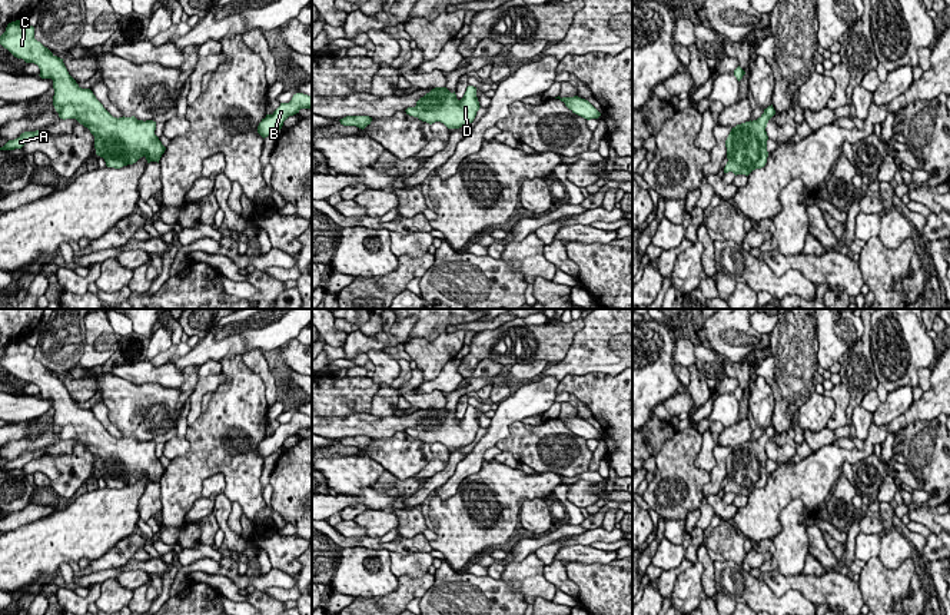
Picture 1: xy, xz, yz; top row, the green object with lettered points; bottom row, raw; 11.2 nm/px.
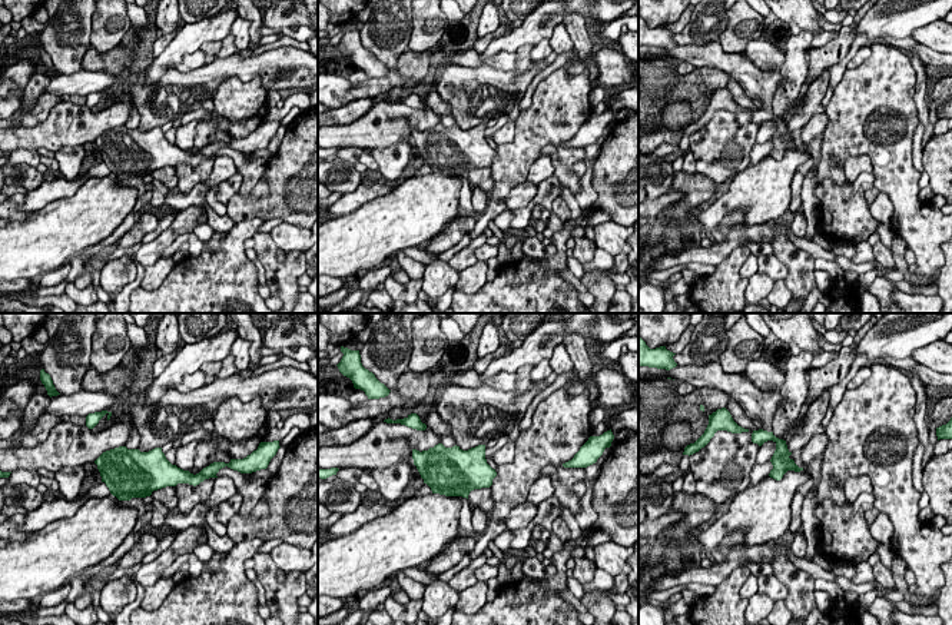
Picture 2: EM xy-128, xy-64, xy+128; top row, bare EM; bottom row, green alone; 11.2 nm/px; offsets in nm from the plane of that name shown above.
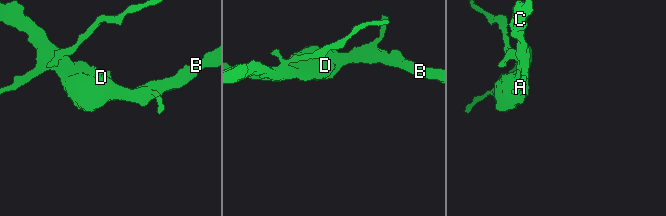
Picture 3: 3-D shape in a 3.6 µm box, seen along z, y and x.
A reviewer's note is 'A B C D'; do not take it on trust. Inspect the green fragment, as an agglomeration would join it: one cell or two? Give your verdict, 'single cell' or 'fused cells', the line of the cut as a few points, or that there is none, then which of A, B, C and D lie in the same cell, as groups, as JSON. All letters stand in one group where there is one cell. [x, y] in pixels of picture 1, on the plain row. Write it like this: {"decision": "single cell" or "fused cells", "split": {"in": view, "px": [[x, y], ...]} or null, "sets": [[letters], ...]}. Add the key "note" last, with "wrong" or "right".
{"decision": "single cell", "split": null, "sets": [["A", "B", "C", "D"]], "note": "right"}

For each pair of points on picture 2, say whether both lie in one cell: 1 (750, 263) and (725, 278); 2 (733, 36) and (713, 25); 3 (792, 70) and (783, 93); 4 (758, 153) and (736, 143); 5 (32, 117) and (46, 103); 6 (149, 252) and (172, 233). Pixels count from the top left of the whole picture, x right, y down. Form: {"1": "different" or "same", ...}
{"1": "different", "2": "different", "3": "same", "4": "different", "5": "same", "6": "same"}

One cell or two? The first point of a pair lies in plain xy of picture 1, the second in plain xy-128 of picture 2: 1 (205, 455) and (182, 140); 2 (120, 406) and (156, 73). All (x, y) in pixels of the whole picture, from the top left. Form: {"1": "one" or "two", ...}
{"1": "two", "2": "two"}

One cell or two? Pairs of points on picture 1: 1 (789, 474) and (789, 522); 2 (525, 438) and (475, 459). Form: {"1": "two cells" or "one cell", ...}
{"1": "two cells", "2": "two cells"}

